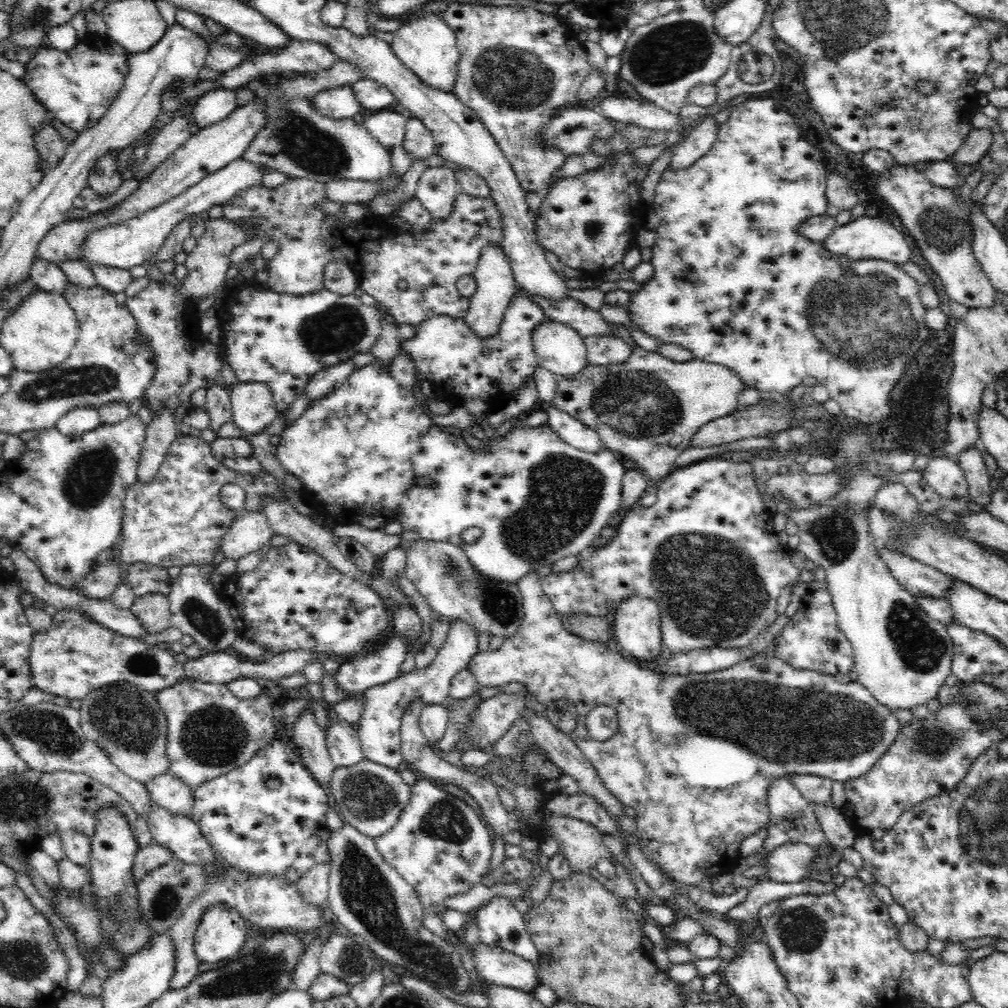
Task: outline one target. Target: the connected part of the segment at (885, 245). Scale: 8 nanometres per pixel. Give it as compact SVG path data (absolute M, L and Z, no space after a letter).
M865 214L838 226L830 235L822 244L830 253L838 256L846 256L854 260L882 259L895 264L906 264L912 260L913 252L906 241L906 234L885 218Z

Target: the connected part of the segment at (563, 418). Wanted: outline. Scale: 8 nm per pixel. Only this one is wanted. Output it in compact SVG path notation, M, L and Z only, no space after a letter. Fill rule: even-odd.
M552 407L545 412L548 415L548 428L568 446L586 451L588 454L596 454L596 452L605 449L597 433L576 418Z

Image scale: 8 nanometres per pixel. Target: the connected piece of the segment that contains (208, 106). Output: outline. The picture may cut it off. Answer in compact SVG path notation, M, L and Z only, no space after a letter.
M214 89L200 96L193 106L195 124L202 129L224 120L236 110L236 92L232 89Z

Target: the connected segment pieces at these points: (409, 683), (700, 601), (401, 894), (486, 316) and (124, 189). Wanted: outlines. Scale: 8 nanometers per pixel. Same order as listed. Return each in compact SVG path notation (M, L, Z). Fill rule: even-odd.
M452 620L450 630L442 649L437 652L437 656L430 667L424 671L416 669L412 674L405 677L397 677L386 684L372 686L356 696L347 696L337 692L333 683L333 676L326 677L323 680L323 700L327 706L334 706L340 699L350 697L362 697L364 699L364 714L358 722L359 742L363 758L370 762L376 762L392 770L397 770L398 765L403 762L401 753L401 738L399 728L402 715L414 699L422 699L424 706L429 704L438 704L448 696L449 686L452 677L459 671L469 669L470 662L479 654L479 634L472 624L467 624L462 620Z
M703 459L683 467L674 468L670 474L652 486L652 490L656 493L654 504L648 507L637 504L628 509L618 524L615 534L604 545L594 545L580 554L581 557L577 560L574 569L583 572L589 578L590 585L598 591L598 595L608 606L610 615L631 597L638 595L640 598L653 600L658 606L661 616L663 644L672 651L673 655L713 647L736 650L740 650L740 646L748 647L750 640L754 640L760 632L764 632L766 628L776 622L778 617L777 602L782 589L787 584L799 580L799 570L790 559L792 550L780 543L778 533L772 523L773 513L764 507L760 495L756 491L752 465L746 461L734 463L730 459Z
M344 823L339 831L330 832L328 848L332 866L329 876L328 900L332 913L337 917L339 924L343 924L349 934L368 946L374 956L384 958L392 964L404 966L410 976L423 978L434 986L448 988L455 995L470 994L472 992L472 978L466 971L462 958L458 955L456 943L432 934L423 927L421 920L424 912L422 912L417 896L410 886L396 872L392 871L392 867L386 865L382 860L381 854L376 850L375 842Z
M487 247L482 252L478 268L473 275L477 288L476 292L469 298L468 310L462 319L478 338L488 340L488 338L494 338L498 334L502 319L510 299L517 291L518 284L513 277L510 263L500 247Z
M126 180L118 190L114 190L107 195L98 194L87 187L74 199L73 207L80 208L80 210L94 215L95 213L112 208L118 202L122 202L126 196L132 194L138 188L138 184L136 180Z

